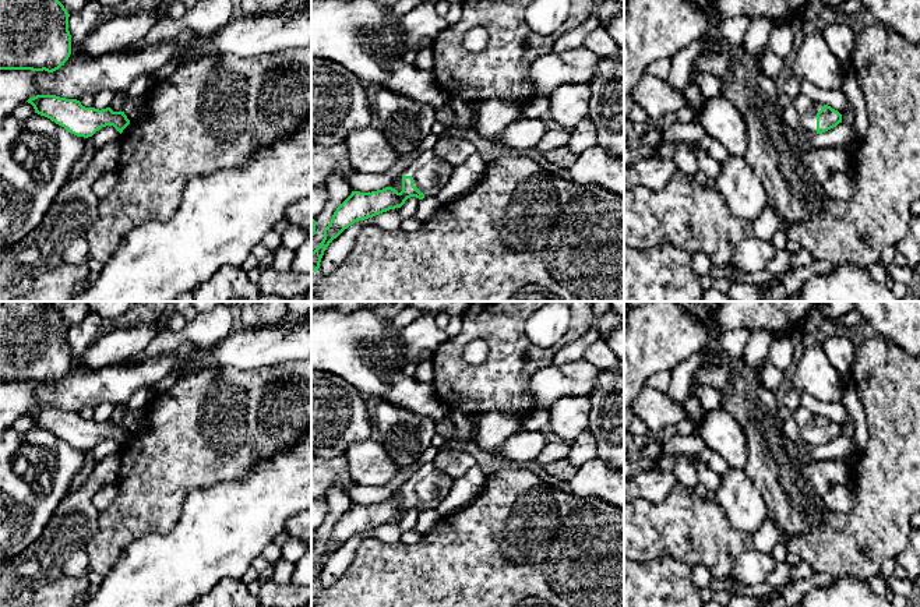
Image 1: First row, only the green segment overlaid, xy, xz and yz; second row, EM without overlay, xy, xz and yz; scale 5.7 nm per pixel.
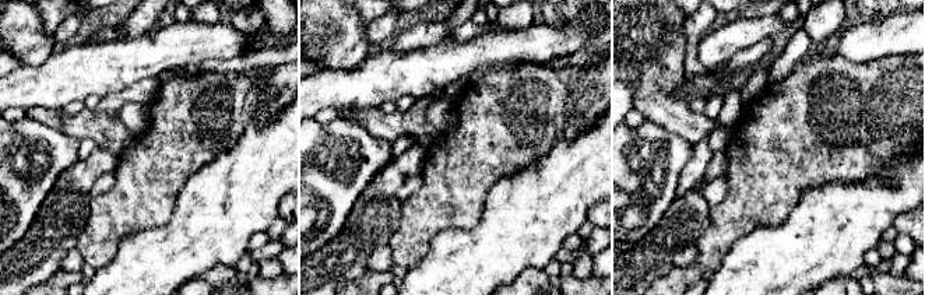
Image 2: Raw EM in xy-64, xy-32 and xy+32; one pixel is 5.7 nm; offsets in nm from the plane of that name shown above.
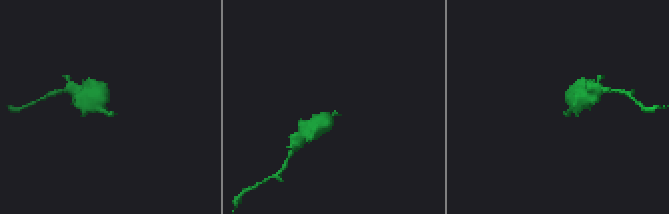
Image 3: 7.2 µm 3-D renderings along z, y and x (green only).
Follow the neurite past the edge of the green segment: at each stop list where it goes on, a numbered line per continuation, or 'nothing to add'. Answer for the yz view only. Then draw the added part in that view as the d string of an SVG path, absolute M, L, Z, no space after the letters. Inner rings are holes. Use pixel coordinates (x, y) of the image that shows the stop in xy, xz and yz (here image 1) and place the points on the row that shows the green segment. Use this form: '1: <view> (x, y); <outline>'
1: yz (807, 109); M800 93L793 98L793 106L799 112L800 128L817 134L817 113L824 105Z

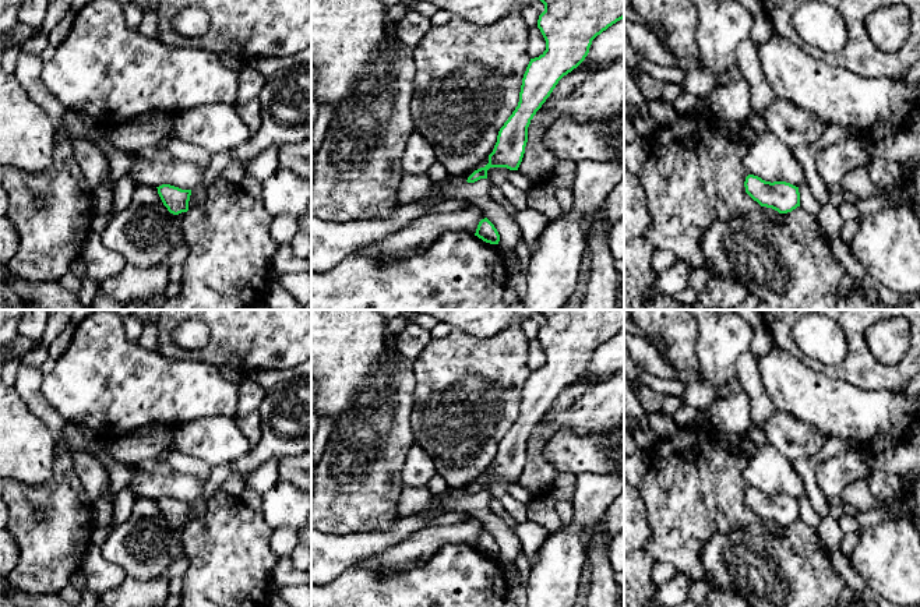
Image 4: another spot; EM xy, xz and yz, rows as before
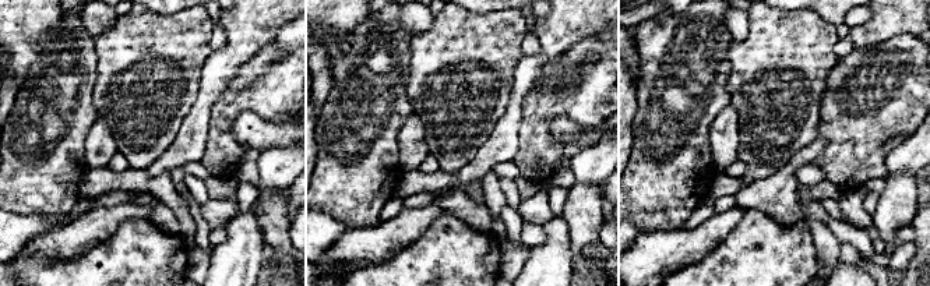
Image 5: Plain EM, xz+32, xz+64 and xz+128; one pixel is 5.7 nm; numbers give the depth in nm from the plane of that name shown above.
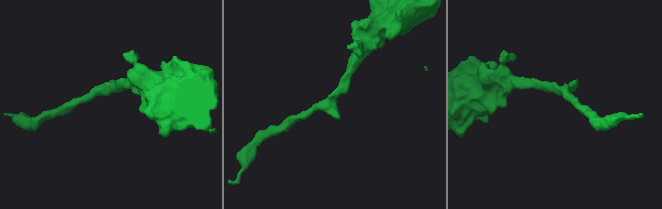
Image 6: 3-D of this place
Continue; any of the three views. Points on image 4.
nothing to add

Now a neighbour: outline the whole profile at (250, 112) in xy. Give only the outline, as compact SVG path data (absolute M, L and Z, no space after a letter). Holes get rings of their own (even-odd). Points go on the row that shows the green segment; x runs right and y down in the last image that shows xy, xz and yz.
M258 99L246 103L236 103L236 112L247 126L250 135L254 135L261 126L261 106Z

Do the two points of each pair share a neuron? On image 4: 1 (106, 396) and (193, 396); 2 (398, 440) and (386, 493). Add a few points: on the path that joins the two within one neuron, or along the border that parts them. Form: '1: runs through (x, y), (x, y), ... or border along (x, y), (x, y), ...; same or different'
1: runs through (127, 396), (172, 396); same
2: runs through (386, 452), (386, 480); same

